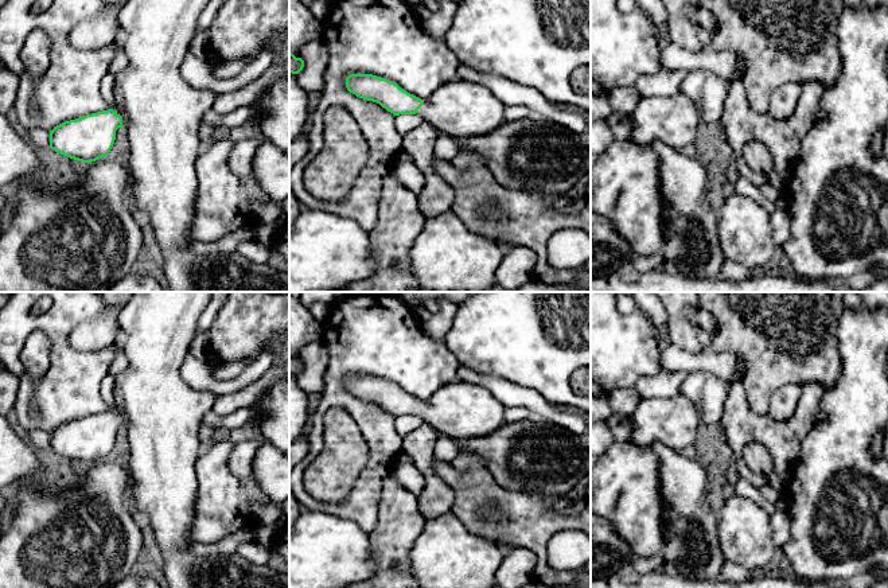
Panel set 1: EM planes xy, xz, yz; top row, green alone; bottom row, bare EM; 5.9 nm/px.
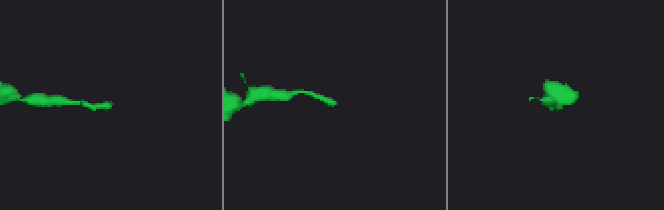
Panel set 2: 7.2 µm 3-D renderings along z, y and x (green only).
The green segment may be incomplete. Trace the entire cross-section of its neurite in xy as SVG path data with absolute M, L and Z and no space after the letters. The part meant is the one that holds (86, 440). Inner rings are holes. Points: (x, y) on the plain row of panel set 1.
M133 292L117 316L120 342L129 363L114 374L114 409L65 422L50 432L50 449L81 464L105 459L114 445L116 432L126 432L129 492L149 517L164 560L163 581L168 588L194 588L192 575L198 564L198 557L187 549L192 541L190 527L198 494L195 463L200 453L202 420L217 396L187 385L180 377L180 366L211 293Z

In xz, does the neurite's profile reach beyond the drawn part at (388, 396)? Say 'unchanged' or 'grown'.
grown

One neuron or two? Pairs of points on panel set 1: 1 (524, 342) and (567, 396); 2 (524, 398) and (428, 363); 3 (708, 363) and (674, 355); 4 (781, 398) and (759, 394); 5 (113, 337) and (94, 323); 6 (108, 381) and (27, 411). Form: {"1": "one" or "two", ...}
{"1": "one", "2": "two", "3": "one", "4": "two", "5": "one", "6": "two"}

